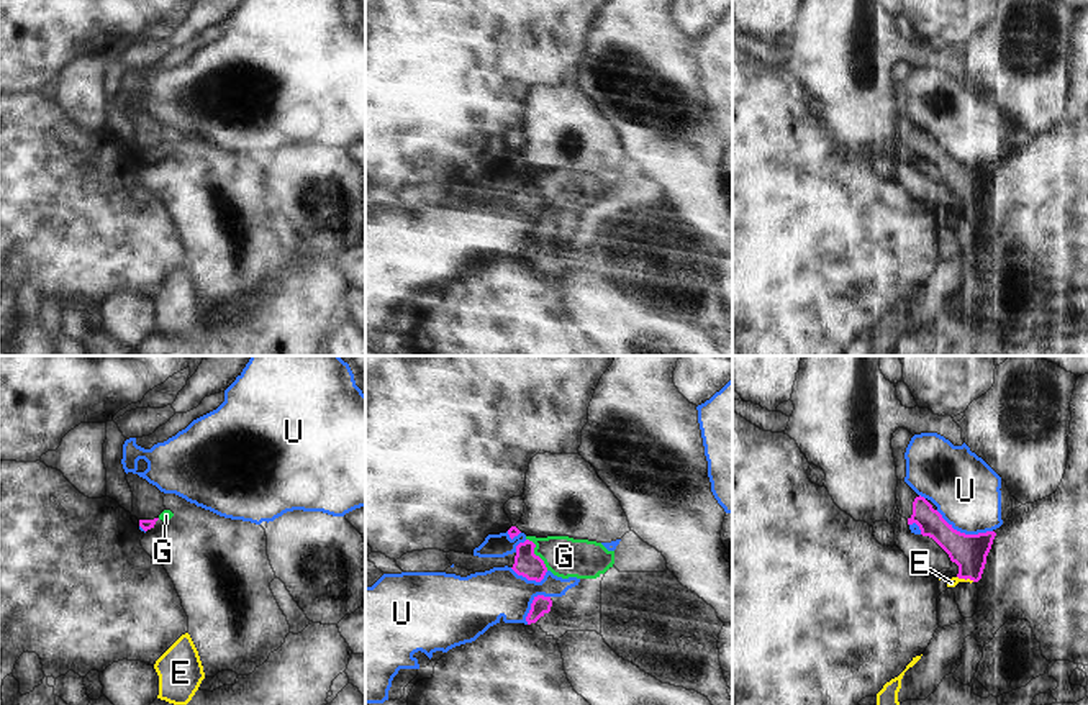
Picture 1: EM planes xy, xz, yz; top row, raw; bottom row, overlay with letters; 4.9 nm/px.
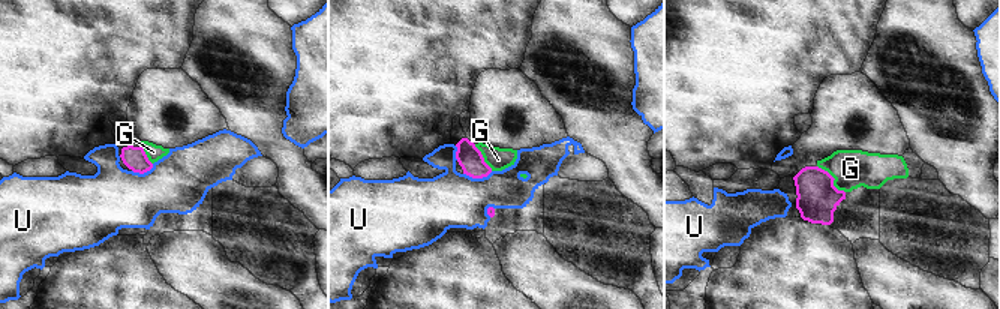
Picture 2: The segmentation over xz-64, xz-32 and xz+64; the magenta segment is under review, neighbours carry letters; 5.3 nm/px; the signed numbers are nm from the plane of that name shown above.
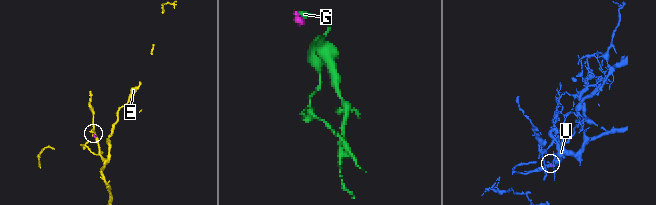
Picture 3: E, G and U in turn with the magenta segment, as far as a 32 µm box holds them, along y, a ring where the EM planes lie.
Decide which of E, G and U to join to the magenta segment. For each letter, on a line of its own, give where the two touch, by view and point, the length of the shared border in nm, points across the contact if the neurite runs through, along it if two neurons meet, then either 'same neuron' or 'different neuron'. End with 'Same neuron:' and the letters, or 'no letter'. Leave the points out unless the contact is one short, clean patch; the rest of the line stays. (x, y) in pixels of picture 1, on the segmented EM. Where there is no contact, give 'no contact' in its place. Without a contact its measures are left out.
E: meets magenta in yz at (965, 579); contact 90 nm long; different neuron
G: meets magenta in xz at (533, 553); contact 190 nm long; border along xz (526, 538), (534, 545), (534, 553), (548, 569); different neuron
U: meets magenta in yz at (964, 533); contact 300 nm long; border along yz (936, 510), (961, 532), (992, 532); different neuron
Same neuron: no letter

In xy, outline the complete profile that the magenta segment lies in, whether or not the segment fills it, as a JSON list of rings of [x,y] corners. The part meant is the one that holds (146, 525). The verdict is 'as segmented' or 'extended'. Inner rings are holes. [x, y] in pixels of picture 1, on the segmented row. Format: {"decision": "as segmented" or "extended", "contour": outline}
{"decision": "extended", "contour": [[[128,472],[126,480],[133,492],[131,516],[136,516],[139,520],[139,526],[147,531],[154,528],[159,515],[165,510],[165,494],[138,474]]]}

